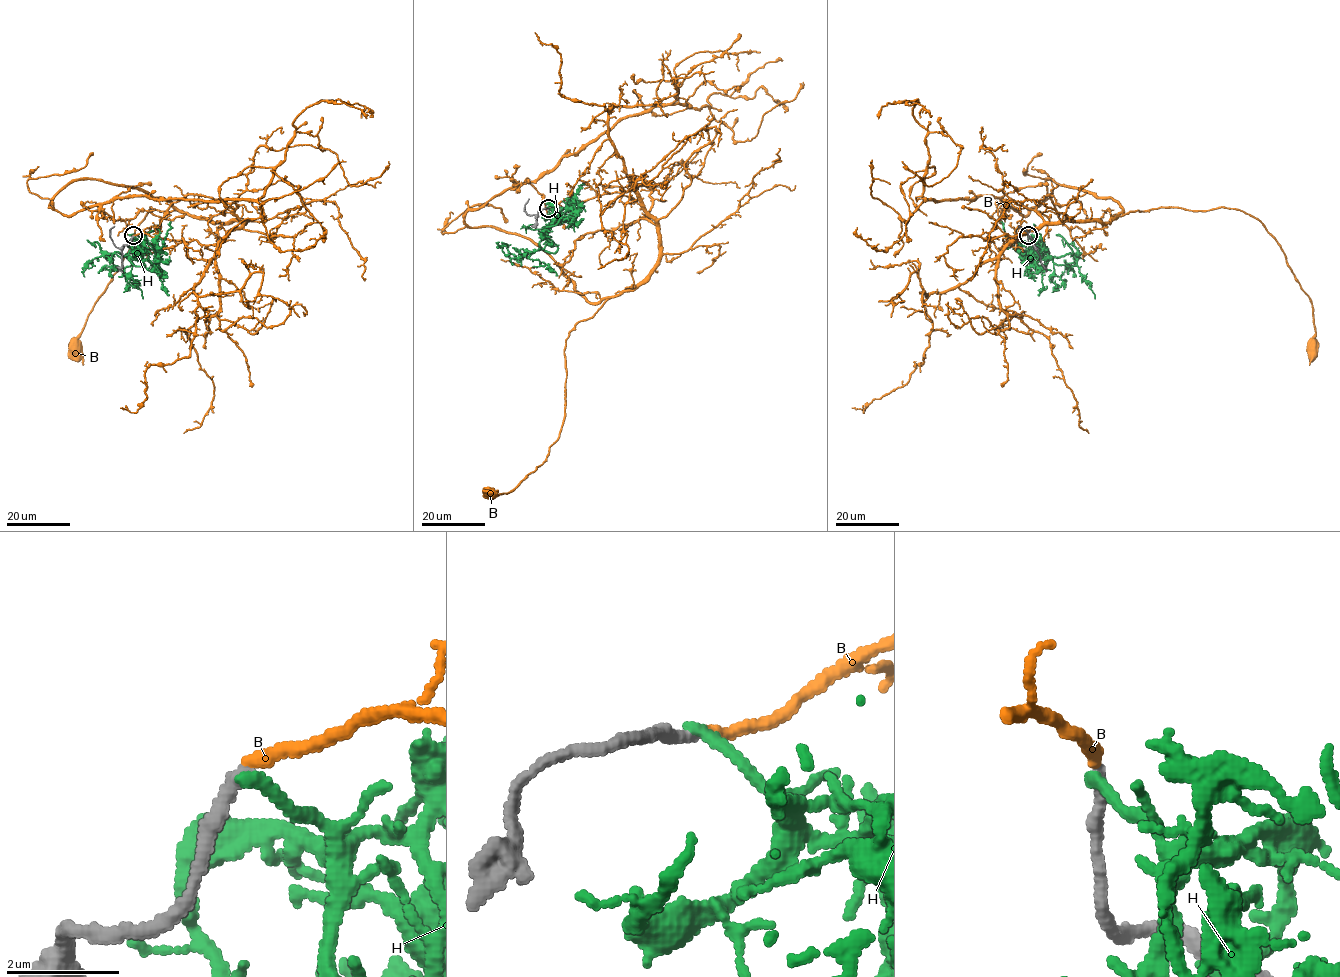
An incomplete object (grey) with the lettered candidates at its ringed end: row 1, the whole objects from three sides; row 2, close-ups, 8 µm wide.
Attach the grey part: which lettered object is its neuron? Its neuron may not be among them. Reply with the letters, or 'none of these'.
B

